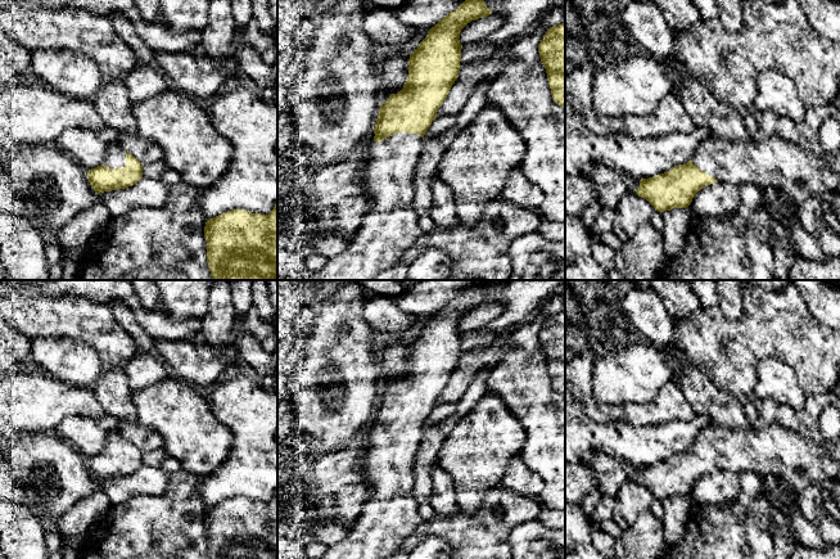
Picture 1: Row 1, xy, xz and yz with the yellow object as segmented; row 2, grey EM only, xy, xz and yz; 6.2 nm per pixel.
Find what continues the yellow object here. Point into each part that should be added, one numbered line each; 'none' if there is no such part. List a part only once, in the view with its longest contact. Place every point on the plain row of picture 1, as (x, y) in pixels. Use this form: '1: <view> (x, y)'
1: xz (388, 518)

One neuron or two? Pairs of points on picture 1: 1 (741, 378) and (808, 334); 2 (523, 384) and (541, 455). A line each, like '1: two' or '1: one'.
1: one
2: one

